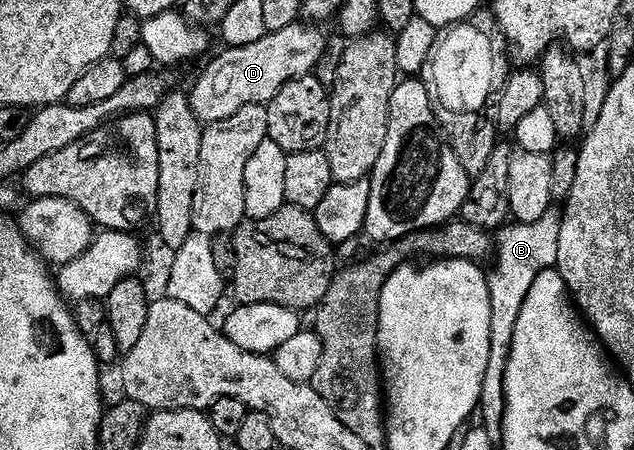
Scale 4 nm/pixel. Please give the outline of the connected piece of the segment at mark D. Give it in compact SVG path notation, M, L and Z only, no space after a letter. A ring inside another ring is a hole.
M296 23L276 33L266 33L257 43L249 43L249 47L224 48L223 54L208 63L207 70L189 89L197 119L209 126L251 104L266 106L285 83L314 74L316 65L328 52L327 41L319 29L322 28L311 23Z

